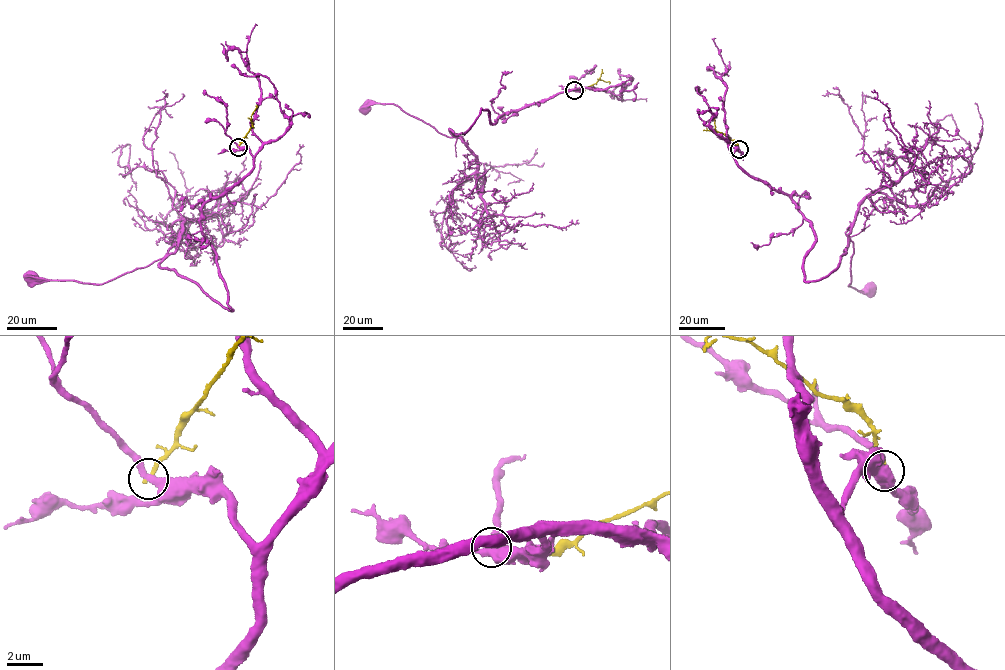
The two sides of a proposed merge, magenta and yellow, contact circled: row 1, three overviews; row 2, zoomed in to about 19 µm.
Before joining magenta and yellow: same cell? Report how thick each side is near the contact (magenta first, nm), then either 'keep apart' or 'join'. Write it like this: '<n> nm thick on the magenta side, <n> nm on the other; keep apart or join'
340 nm thick on the magenta side, 220 nm on the other; keep apart

